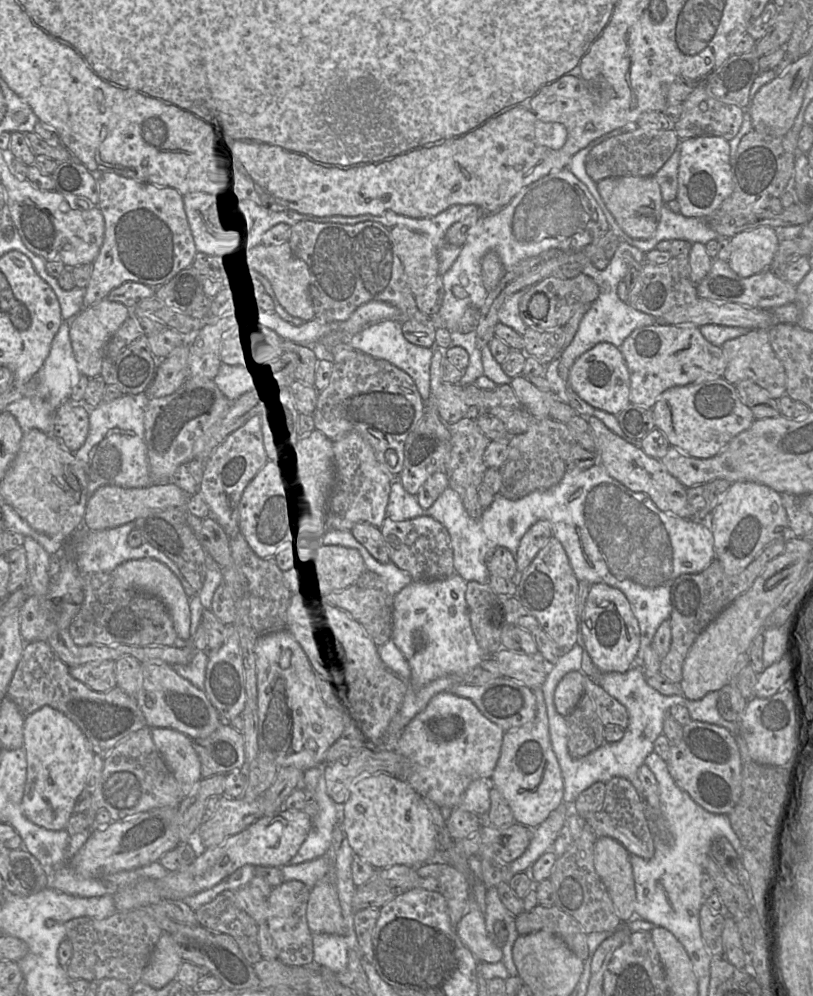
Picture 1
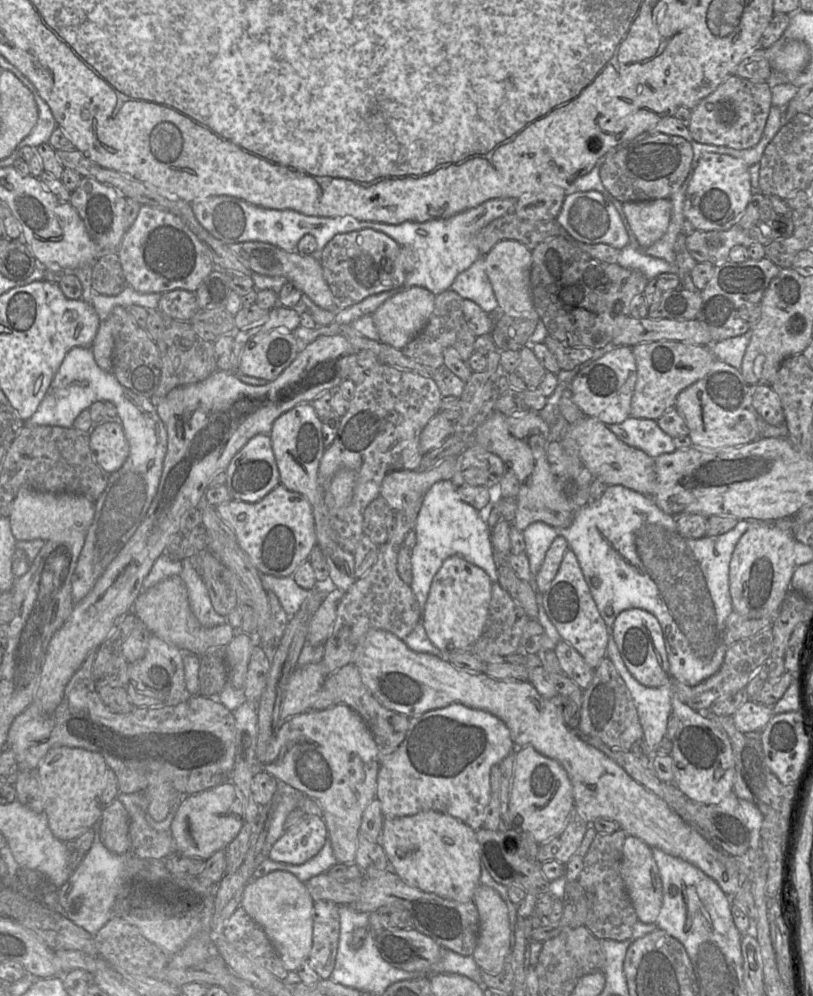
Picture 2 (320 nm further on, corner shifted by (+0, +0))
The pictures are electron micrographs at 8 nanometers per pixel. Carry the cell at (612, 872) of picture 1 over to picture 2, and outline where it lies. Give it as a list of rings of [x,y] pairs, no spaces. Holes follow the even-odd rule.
[[[637,837],[625,838],[621,876],[638,921],[655,923],[662,906],[662,882],[651,847]]]

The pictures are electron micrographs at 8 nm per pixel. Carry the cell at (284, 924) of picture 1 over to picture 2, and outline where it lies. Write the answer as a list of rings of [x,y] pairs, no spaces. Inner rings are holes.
[[[329,900],[315,901],[313,943],[306,961],[322,980],[328,980],[334,970],[339,936],[339,905]]]

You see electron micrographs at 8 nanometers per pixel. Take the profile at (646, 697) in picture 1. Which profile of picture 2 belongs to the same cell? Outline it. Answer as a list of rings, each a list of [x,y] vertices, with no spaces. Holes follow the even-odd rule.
[[[610,633],[607,657],[613,662],[631,692],[643,729],[643,740],[648,752],[655,755],[657,744],[667,733],[668,717],[672,712],[672,684],[652,688],[639,683],[627,669],[613,634]]]

